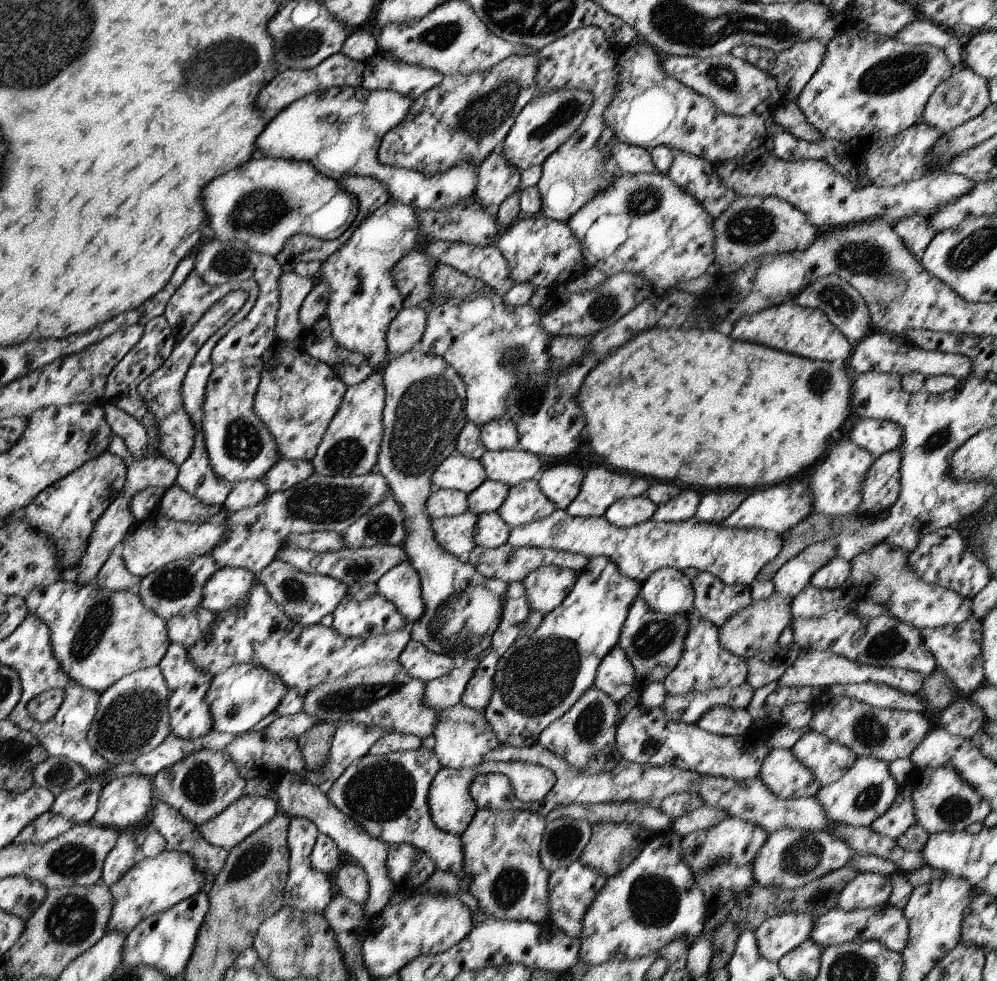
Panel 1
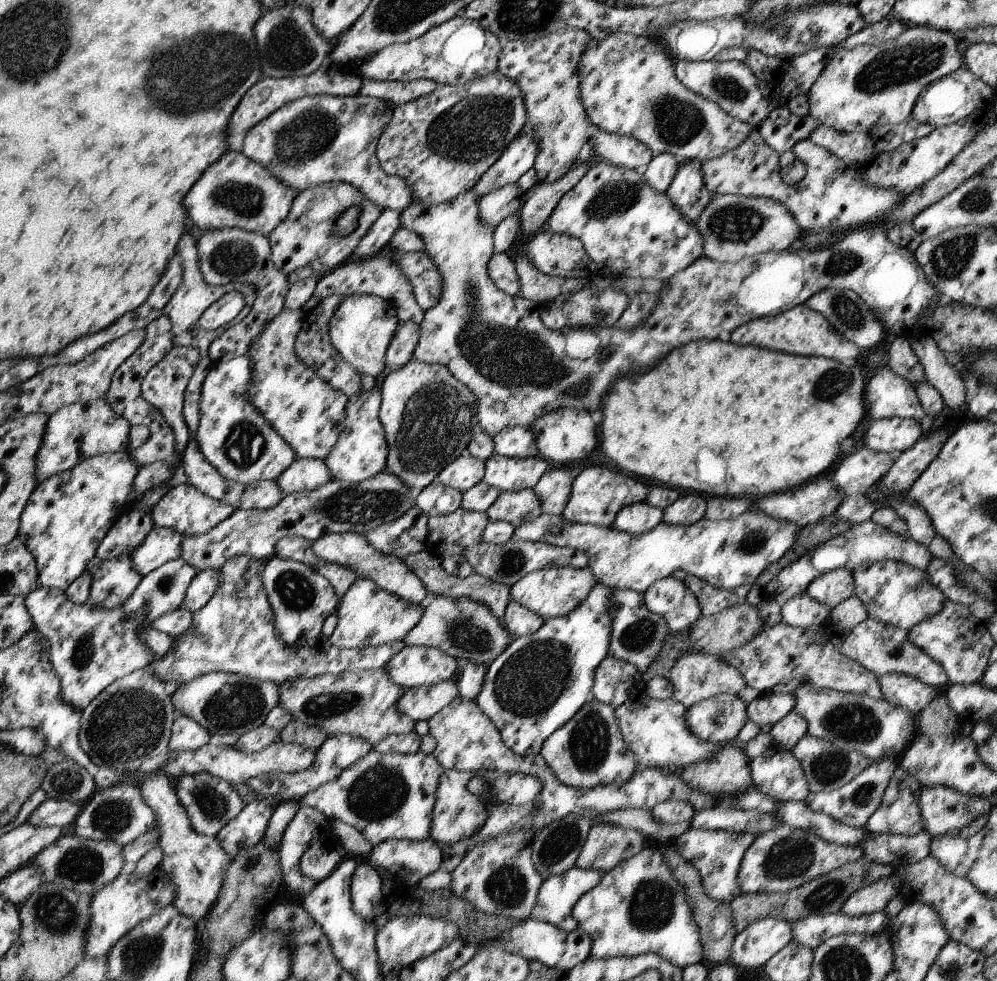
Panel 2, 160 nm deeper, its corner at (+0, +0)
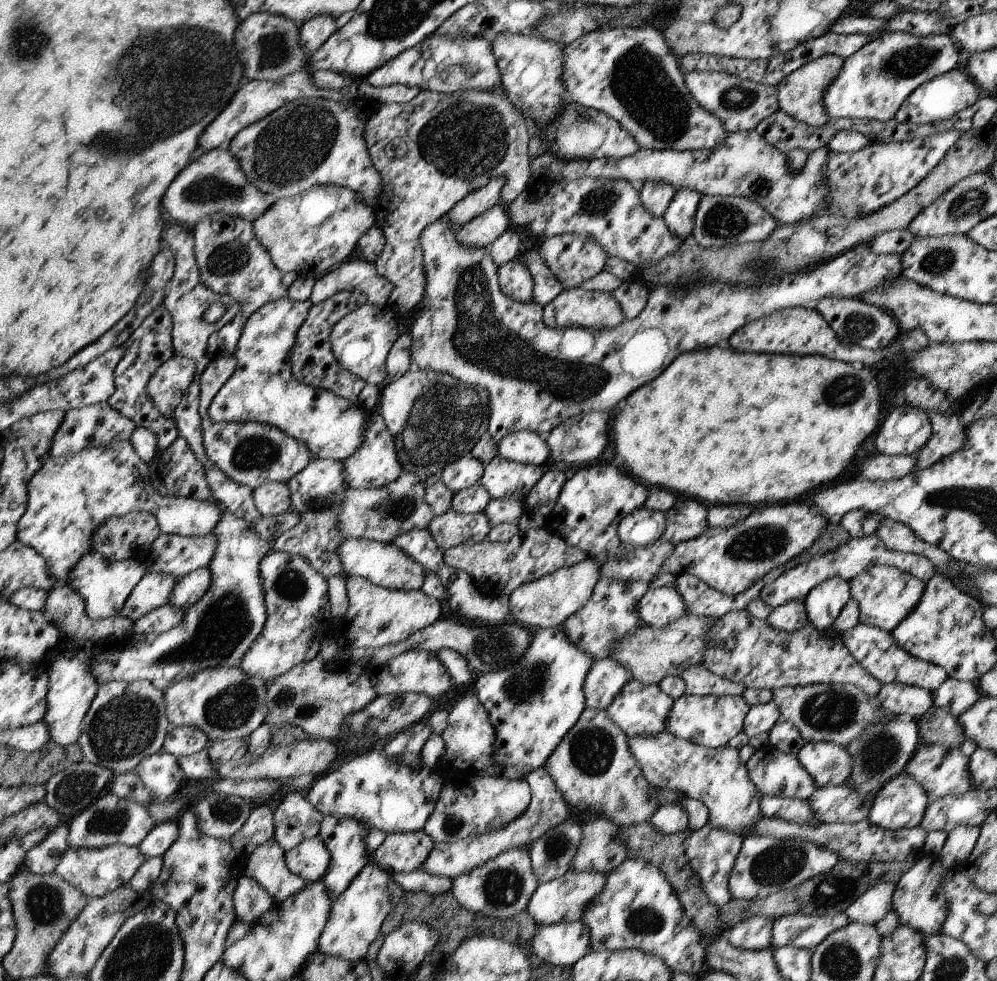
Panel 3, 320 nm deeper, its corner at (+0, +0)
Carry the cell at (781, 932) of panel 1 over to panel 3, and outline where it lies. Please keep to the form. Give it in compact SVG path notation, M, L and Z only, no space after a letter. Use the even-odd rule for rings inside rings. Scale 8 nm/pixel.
M754 915L742 919L728 930L730 944L748 950L772 949L772 927L773 920L765 916Z

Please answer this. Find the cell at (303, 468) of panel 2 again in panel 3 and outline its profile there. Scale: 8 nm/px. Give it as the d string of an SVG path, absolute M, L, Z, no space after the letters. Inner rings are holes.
M330 457L314 459L303 471L286 483L291 489L291 504L302 516L302 520L276 540L272 545L272 551L301 556L319 573L331 580L344 572L339 548L343 546L344 540L350 538L339 529L339 516L348 488L343 461Z

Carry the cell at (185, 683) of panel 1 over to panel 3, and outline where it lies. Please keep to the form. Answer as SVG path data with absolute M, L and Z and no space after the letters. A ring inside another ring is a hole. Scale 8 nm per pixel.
M173 727L163 743L162 750L180 759L181 756L192 756L200 752L209 743L210 740L202 729Z

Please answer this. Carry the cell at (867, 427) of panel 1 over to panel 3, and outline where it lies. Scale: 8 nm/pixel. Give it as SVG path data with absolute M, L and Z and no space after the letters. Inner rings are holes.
M902 405L889 414L876 433L878 452L916 457L932 436L931 420L925 410Z

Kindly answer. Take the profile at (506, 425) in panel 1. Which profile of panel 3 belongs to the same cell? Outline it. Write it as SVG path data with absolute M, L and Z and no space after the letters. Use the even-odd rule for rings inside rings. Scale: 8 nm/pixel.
M518 431L497 443L498 456L522 464L542 466L550 457L550 449L537 432Z

